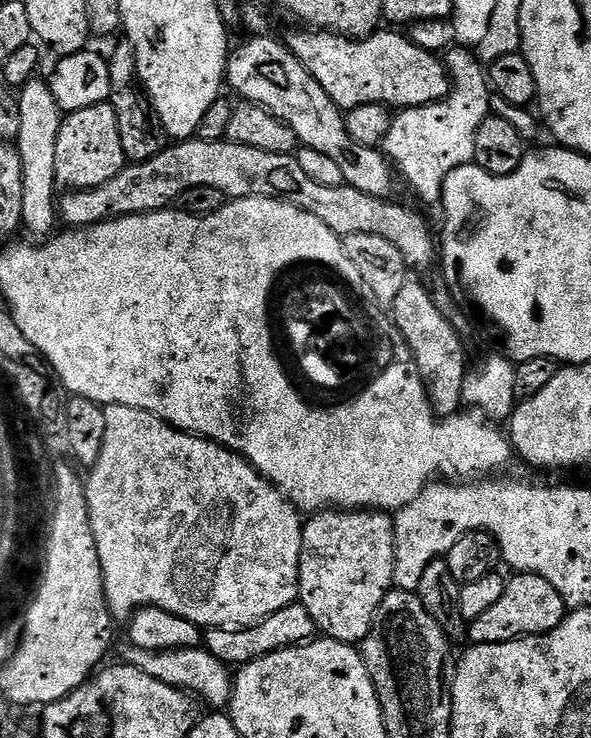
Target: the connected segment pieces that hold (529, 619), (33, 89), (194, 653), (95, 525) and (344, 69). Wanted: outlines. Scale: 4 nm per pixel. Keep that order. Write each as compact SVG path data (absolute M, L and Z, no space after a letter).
M532 572L513 575L505 583L502 598L482 614L482 618L467 625L467 639L472 644L501 644L511 640L523 640L525 636L541 636L557 628L566 615L566 605L562 594L546 582L546 578Z
M34 78L19 89L18 138L14 141L22 166L22 228L36 242L49 239L57 231L58 185L54 174L54 153L58 147L58 130L62 119L58 102L54 102L51 83L40 79Z
M131 646L125 647L125 649L124 656L122 656L123 663L150 674L150 678L158 678L158 682L166 682L166 686L179 688L201 701L204 699L212 707L209 709L224 710L229 707L234 687L233 673L230 671L229 665L214 658L214 654L210 654L207 648L203 646L177 648L170 652L147 652Z
M109 404L104 408L105 414L105 437L102 438L101 456L97 464L92 466L86 476L86 498L88 499L88 509L90 510L90 526L94 530L94 542L98 542L98 558L102 562L102 578L104 579L104 593L108 599L108 611L112 613L117 621L124 622L131 617L138 608L165 608L170 614L178 614L186 618L191 624L198 624L205 629L210 628L249 628L251 624L257 624L265 620L270 614L282 610L286 606L297 603L300 595L300 551L302 550L302 516L293 507L284 495L271 484L267 478L257 472L255 466L249 460L244 460L237 452L231 452L229 448L223 448L220 444L215 444L213 440L207 440L205 436L193 436L191 432L179 432L174 426L170 426L162 418L150 414L146 410L134 410L134 406L118 406Z
M319 30L300 31L304 32L294 33L286 40L286 46L342 110L367 104L382 104L389 110L417 108L438 103L450 91L445 61L437 53L412 44L407 35L399 36L396 33L399 31L377 30L363 38L337 36L334 32Z

